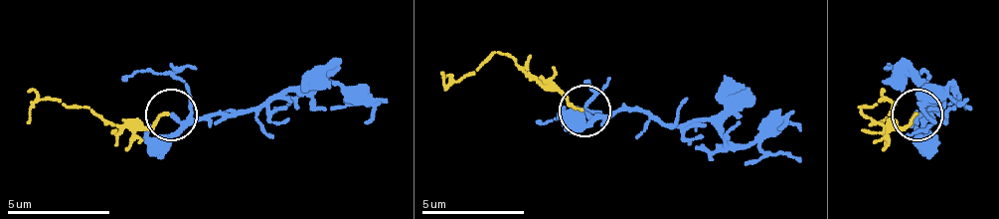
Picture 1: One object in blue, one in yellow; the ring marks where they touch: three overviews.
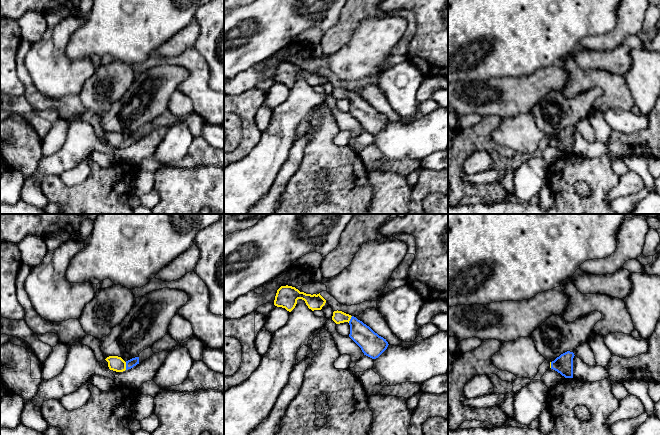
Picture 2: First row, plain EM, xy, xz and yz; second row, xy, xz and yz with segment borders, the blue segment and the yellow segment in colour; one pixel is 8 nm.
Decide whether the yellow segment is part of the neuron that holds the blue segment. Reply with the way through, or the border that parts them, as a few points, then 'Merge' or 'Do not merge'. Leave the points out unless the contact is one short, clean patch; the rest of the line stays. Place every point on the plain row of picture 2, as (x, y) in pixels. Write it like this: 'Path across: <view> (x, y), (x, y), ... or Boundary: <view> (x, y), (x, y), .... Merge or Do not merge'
Path across: xy (131, 139), (126, 142), (115, 139). Merge

